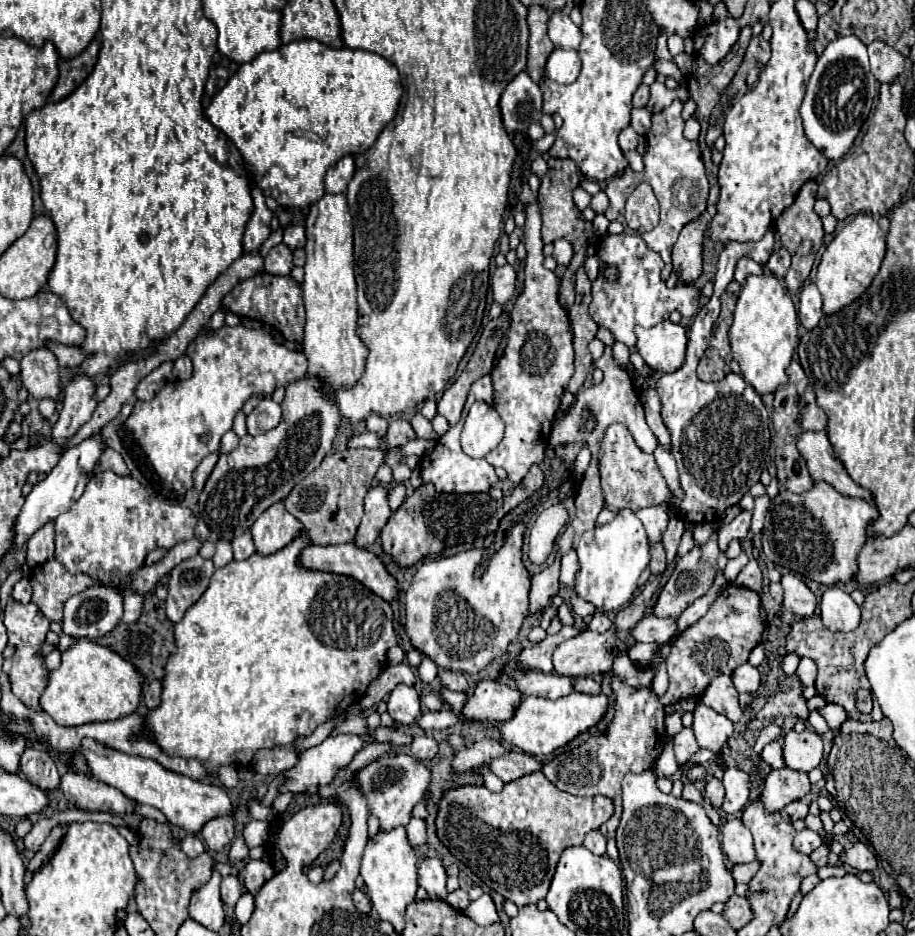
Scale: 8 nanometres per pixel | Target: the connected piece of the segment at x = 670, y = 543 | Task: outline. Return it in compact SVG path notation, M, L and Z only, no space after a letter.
M677 516L670 518L667 529L664 532L664 549L666 549L666 557L668 557L668 563L674 561L676 557L676 549L678 549L678 543L680 543L680 537L684 533L684 520Z

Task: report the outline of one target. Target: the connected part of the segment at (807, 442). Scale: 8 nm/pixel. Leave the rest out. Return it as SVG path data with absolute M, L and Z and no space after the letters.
M808 431L798 435L798 451L802 451L802 457L806 459L808 471L814 481L826 481L846 497L860 497L872 503L872 493L848 477L824 431Z

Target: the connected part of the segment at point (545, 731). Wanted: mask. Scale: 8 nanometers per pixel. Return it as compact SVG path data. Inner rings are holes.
M572 691L566 697L560 697L556 701L542 699L542 697L524 697L520 705L516 707L516 713L510 721L502 725L502 735L510 745L516 745L524 753L544 757L556 751L558 747L570 743L576 735L588 731L594 727L606 713L608 697L606 695L584 695Z

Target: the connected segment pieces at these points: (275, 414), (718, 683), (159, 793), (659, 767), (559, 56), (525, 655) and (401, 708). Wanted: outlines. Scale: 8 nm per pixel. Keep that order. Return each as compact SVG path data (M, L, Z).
M262 399L262 401L254 407L254 411L246 417L248 433L260 435L262 431L274 429L274 427L280 423L280 417L282 417L280 405L274 403L272 399Z
M718 675L718 679L714 679L714 683L710 683L710 687L704 691L700 701L714 711L726 715L730 721L738 721L742 717L738 691L734 689L732 679L728 675Z
M92 739L82 741L80 753L86 757L88 767L98 781L120 789L126 797L136 799L138 803L152 805L152 807L160 809L172 825L178 825L184 831L198 833L198 831L202 831L202 827L210 819L226 817L226 815L234 813L232 801L230 801L224 787L194 781L194 779L184 777L180 773L168 771L160 763L154 763L154 759L142 759L142 757L126 755L126 753L114 751L110 747L102 747L100 743L94 743Z
M668 737L662 755L660 755L660 757L656 759L656 763L654 763L654 771L656 771L656 777L670 777L670 775L676 773L676 769L678 769L678 763L674 761L672 737Z
M556 47L546 63L546 77L556 83L574 83L580 75L580 57L576 51Z
M564 625L556 635L548 635L542 643L534 645L534 647L528 647L524 649L520 655L518 655L518 665L522 669L538 669L542 673L552 673L552 653L554 649L566 641L566 639L572 639L576 637L580 631L572 625Z
M398 685L388 697L388 715L396 721L396 725L414 725L422 715L418 691L408 685Z

